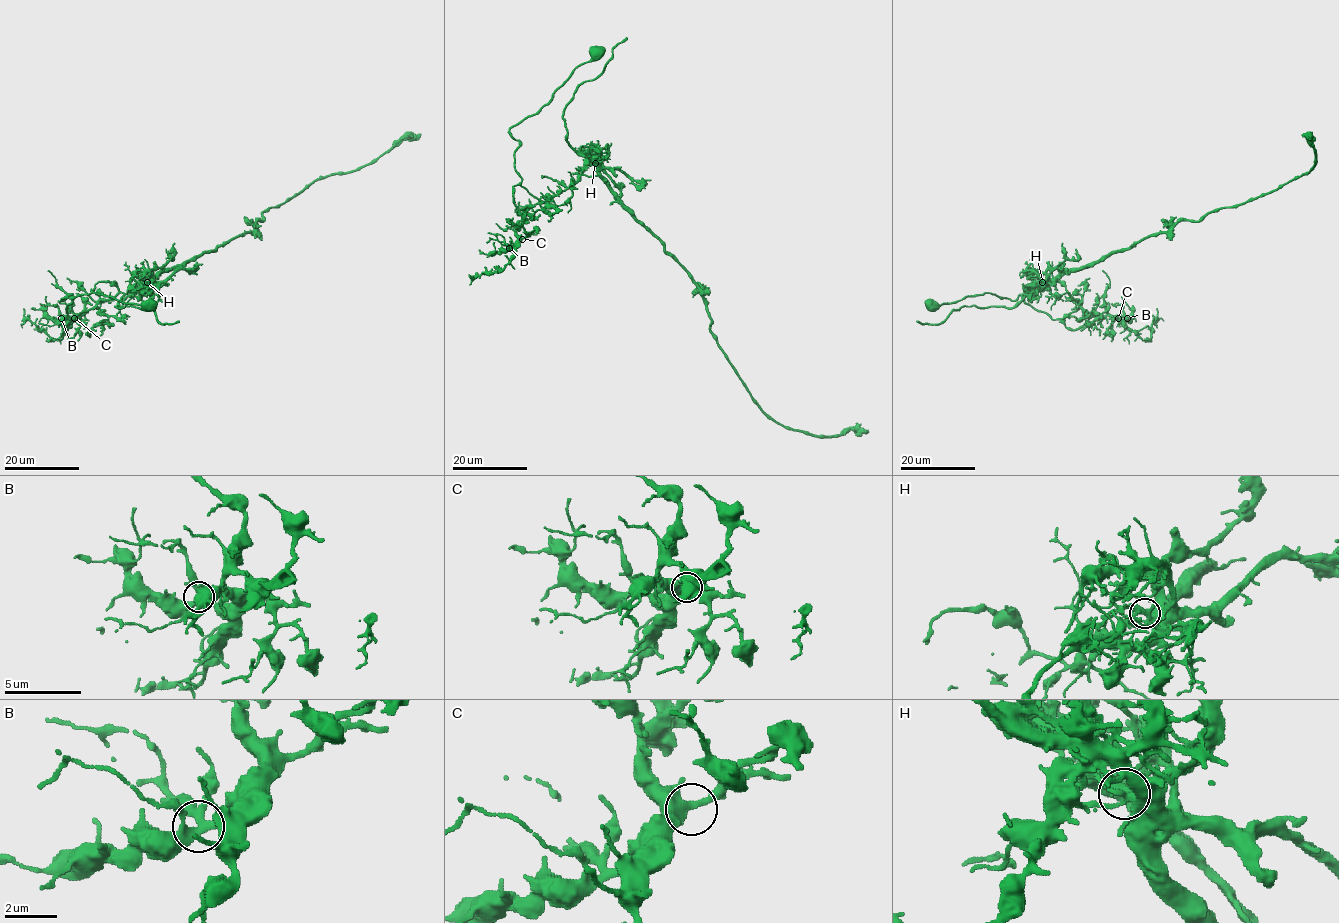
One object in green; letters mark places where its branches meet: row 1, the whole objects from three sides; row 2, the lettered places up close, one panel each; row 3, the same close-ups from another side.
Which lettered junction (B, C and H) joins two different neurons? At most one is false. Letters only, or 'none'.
H

